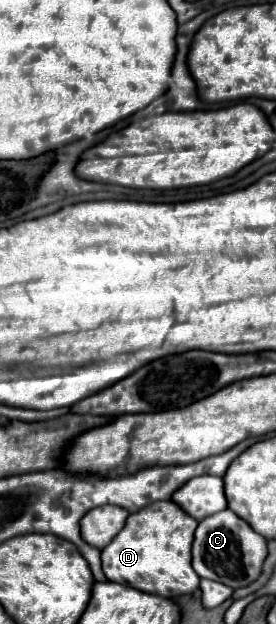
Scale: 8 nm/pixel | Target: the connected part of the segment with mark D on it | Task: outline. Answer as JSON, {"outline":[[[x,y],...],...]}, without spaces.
{"outline":[[[151,502],[129,514],[123,530],[103,548],[103,574],[111,582],[129,584],[141,592],[175,598],[193,594],[199,588],[199,576],[191,568],[191,542],[197,520],[189,518],[175,502]]]}

